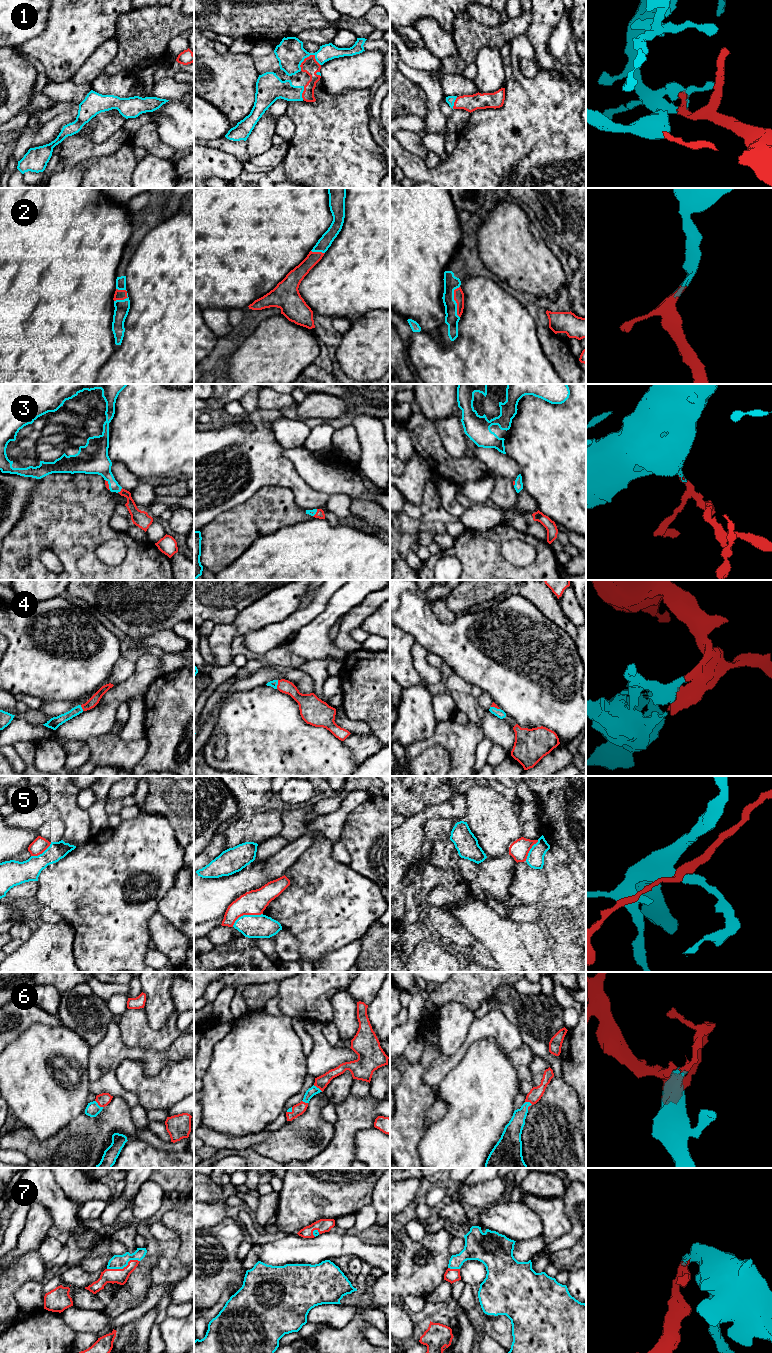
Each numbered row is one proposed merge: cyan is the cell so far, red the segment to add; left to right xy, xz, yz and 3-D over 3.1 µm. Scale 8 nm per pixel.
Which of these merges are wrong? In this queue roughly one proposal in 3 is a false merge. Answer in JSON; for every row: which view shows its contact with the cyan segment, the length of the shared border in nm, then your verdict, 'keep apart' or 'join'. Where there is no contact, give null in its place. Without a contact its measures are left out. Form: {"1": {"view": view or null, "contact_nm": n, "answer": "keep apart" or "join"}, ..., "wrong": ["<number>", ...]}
{"1": {"view": "xz", "contact_nm": 180, "answer": "join"}, "2": {"view": "yz", "contact_nm": 260, "answer": "join"}, "3": {"view": "xy", "contact_nm": 60, "answer": "join"}, "4": {"view": "xz", "contact_nm": 70, "answer": "join"}, "5": {"view": "xz", "contact_nm": 260, "answer": "keep apart"}, "6": {"view": "yz", "contact_nm": 80, "answer": "join"}, "7": {"view": "xy", "contact_nm": 280, "answer": "join"}, "wrong": ["5"]}

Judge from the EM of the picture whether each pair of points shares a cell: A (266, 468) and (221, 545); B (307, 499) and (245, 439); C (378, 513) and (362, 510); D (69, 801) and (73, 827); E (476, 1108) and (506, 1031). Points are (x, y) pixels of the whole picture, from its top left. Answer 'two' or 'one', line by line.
A: two
B: one
C: one
D: one
E: two

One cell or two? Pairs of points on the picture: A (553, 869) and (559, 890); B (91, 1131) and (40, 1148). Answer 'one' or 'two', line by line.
A: one
B: one

